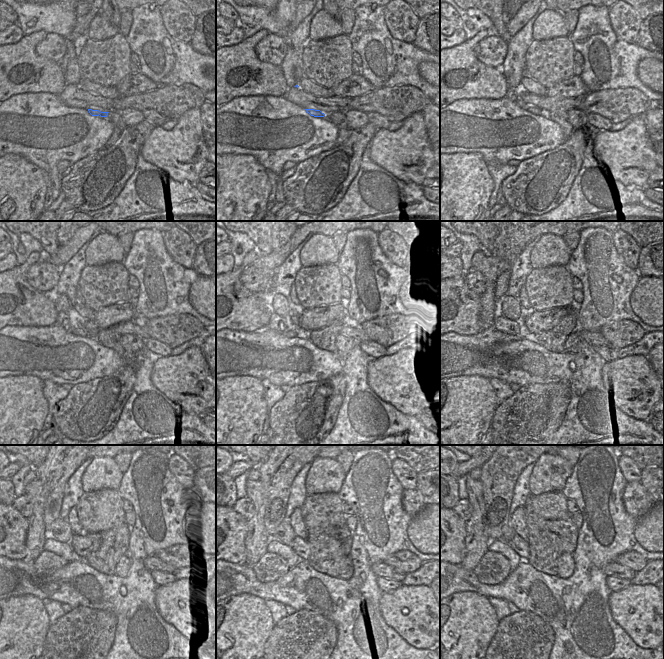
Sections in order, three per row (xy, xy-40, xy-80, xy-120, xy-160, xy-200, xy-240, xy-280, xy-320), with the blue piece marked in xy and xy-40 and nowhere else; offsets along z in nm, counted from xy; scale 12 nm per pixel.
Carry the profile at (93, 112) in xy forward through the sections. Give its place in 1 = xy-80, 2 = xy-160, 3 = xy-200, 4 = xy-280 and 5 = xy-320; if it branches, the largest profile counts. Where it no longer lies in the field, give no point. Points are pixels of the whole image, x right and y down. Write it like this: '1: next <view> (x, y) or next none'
1: next xy-80 (519, 90)
2: next xy-160 (297, 332)
3: next xy-200 (501, 336)
4: next xy-280 (271, 566)
5: next xy-320 (493, 568)

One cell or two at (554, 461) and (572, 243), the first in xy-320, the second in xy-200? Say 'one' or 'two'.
two

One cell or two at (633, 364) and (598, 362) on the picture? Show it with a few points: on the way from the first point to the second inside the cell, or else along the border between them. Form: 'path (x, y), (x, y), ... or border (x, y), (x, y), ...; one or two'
border (606, 362), (602, 368), (603, 385); two

